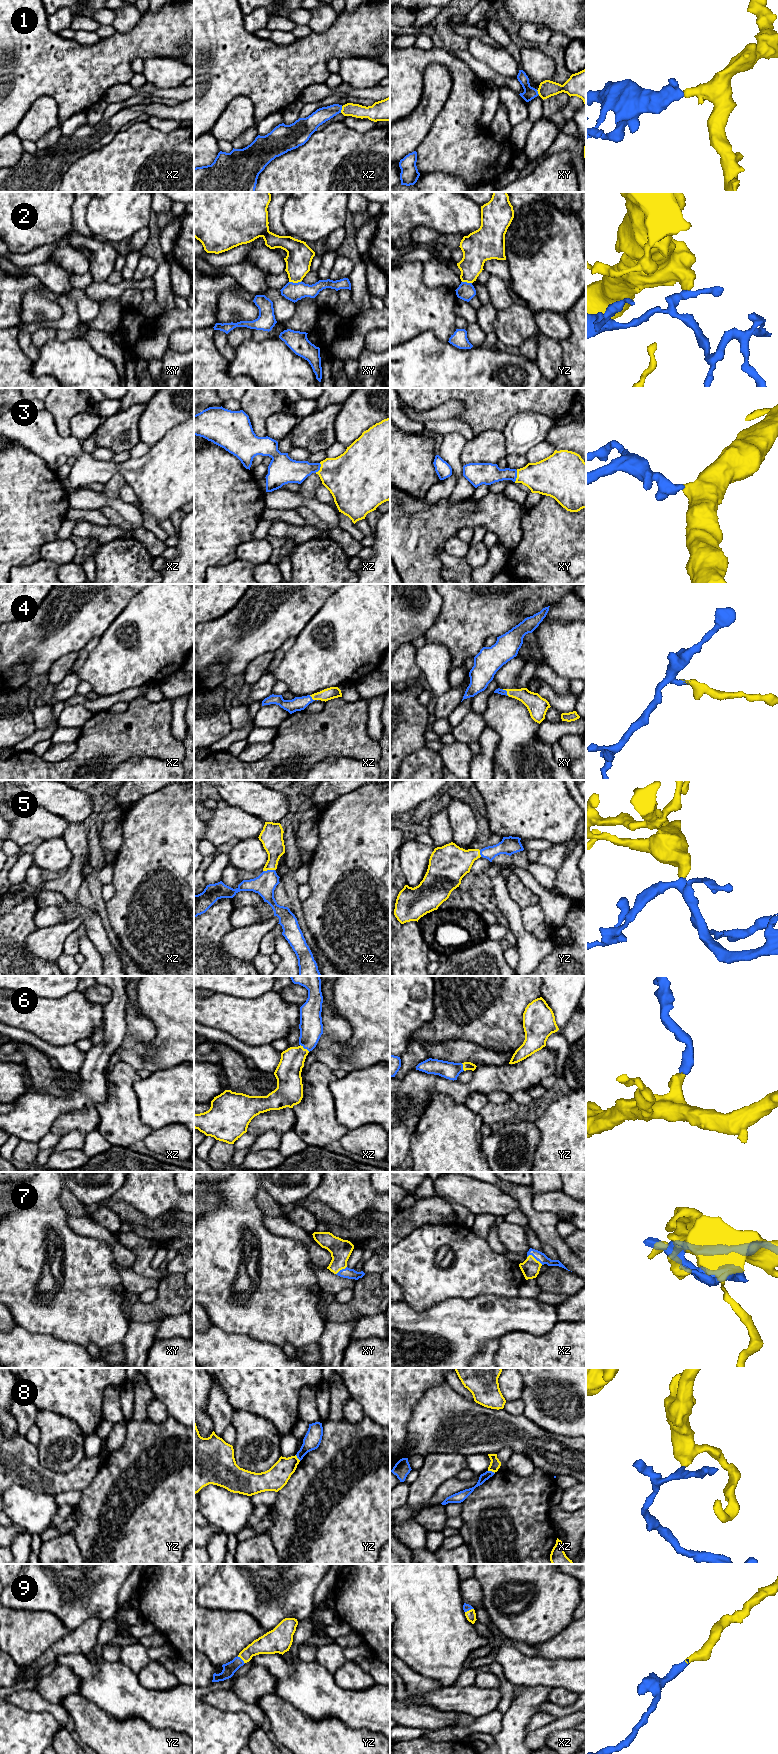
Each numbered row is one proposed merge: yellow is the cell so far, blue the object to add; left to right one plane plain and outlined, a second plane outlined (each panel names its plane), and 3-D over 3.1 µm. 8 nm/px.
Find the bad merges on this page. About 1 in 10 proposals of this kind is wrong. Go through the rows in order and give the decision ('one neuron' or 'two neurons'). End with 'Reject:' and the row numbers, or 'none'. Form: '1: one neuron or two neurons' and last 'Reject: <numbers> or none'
1: one neuron
2: two neurons
3: one neuron
4: one neuron
5: one neuron
6: one neuron
7: one neuron
8: two neurons
9: one neuron
Reject: 2, 8

